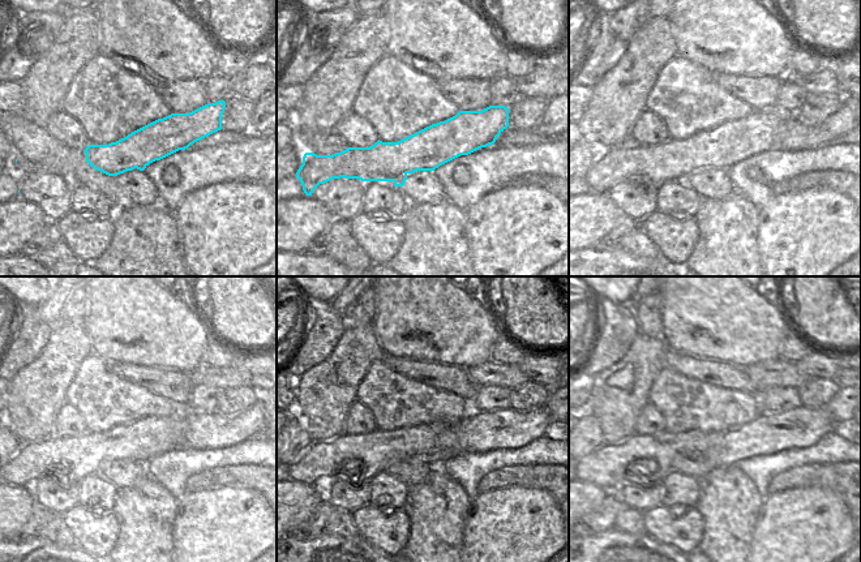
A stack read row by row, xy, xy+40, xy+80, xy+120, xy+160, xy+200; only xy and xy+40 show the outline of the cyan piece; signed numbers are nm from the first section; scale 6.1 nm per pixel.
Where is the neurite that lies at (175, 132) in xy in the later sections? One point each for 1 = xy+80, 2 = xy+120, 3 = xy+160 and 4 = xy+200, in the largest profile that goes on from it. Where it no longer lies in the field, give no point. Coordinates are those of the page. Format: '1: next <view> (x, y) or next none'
1: next xy+80 (731, 142)
2: next xy+120 (138, 441)
3: next xy+160 (362, 457)
4: next xy+200 (652, 455)

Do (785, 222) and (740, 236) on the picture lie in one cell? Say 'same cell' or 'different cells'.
different cells

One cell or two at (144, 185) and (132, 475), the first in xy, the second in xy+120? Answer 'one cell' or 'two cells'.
one cell

